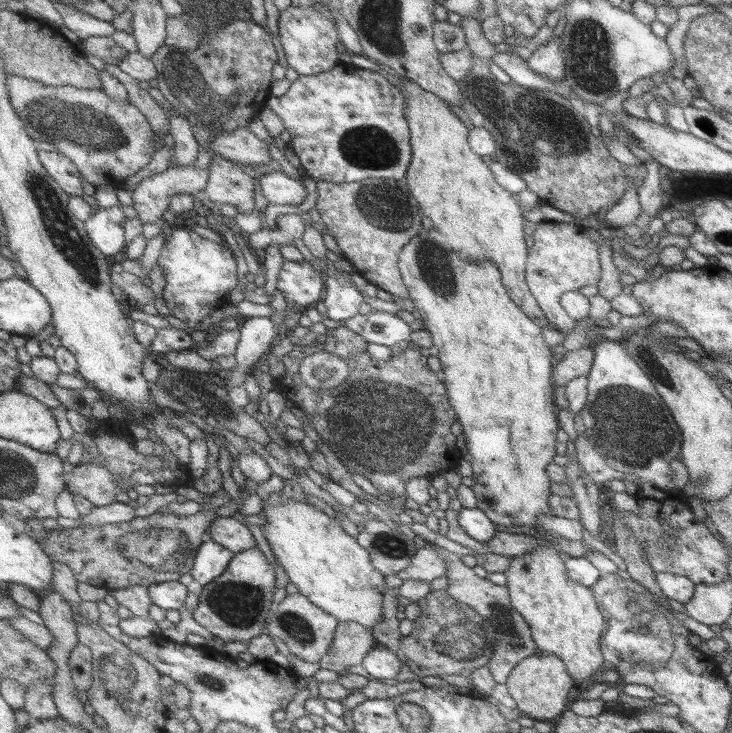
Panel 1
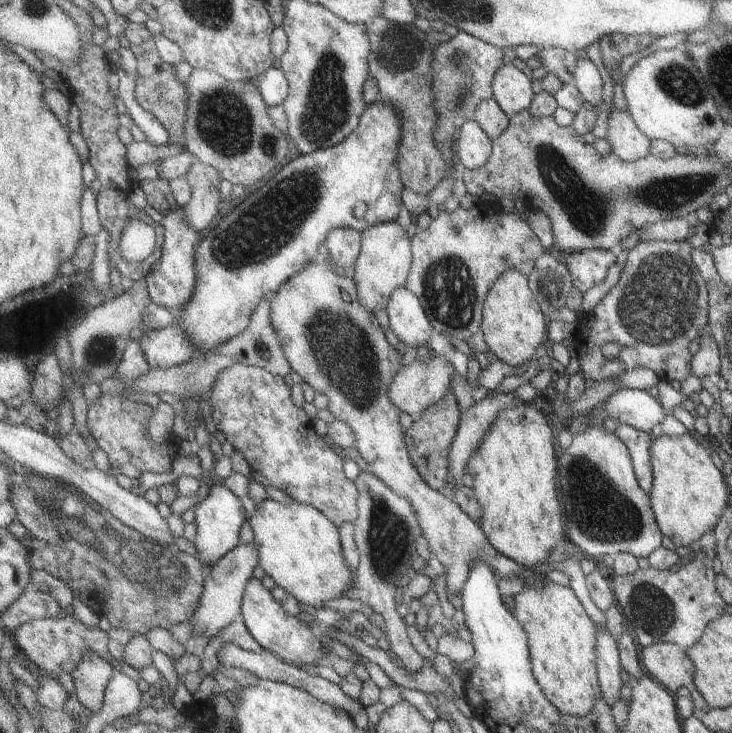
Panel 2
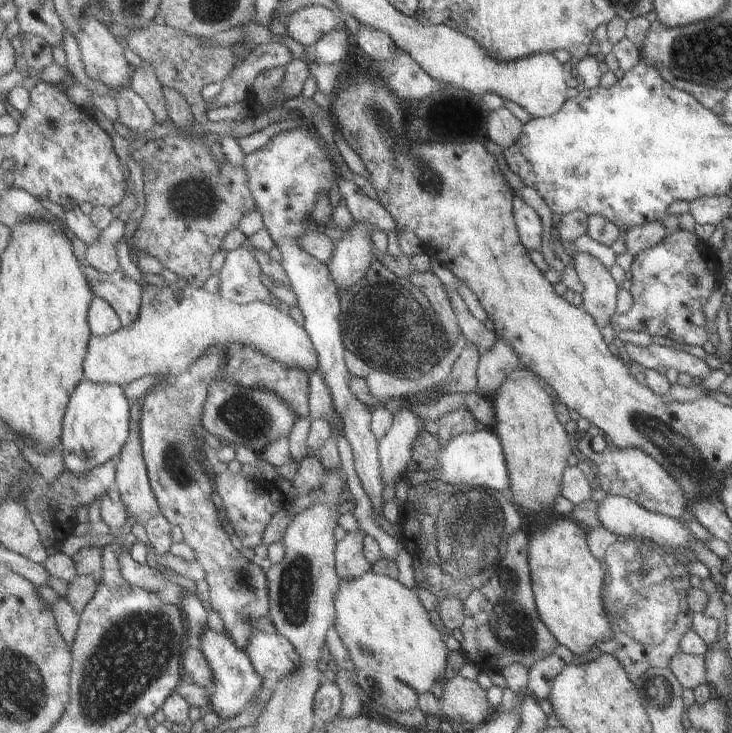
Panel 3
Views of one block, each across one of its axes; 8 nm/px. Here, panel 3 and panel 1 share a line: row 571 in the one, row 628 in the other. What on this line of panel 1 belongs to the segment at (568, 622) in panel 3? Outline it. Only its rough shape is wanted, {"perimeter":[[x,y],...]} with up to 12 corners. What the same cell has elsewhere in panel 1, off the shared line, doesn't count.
{"perimeter":[[551,545],[511,557],[510,606],[575,684],[607,667],[604,619]]}

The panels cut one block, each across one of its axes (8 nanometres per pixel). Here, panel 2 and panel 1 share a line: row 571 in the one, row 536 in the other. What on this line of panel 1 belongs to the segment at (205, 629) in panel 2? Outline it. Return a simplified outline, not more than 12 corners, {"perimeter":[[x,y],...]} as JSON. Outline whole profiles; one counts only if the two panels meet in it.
{"perimeter":[[232,517],[215,518],[209,534],[235,554],[257,546]]}

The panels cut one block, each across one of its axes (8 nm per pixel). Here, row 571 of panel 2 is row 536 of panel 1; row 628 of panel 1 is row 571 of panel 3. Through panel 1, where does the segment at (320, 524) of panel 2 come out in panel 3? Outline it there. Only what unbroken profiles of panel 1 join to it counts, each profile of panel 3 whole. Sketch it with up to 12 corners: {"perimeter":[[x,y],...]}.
{"perimeter":[[345,578],[335,625],[360,688],[415,708],[447,650],[412,588]]}

